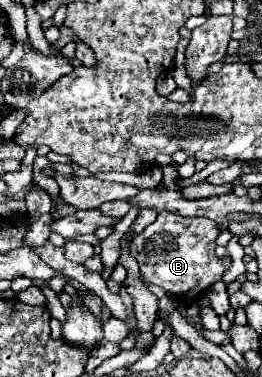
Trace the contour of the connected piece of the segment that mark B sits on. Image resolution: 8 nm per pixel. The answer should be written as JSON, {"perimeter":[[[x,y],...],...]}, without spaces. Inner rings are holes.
{"perimeter":[[[161,211],[157,219],[131,239],[131,255],[139,263],[139,275],[145,285],[159,285],[169,295],[201,295],[219,281],[227,265],[215,257],[217,223],[205,217],[181,217]]]}

